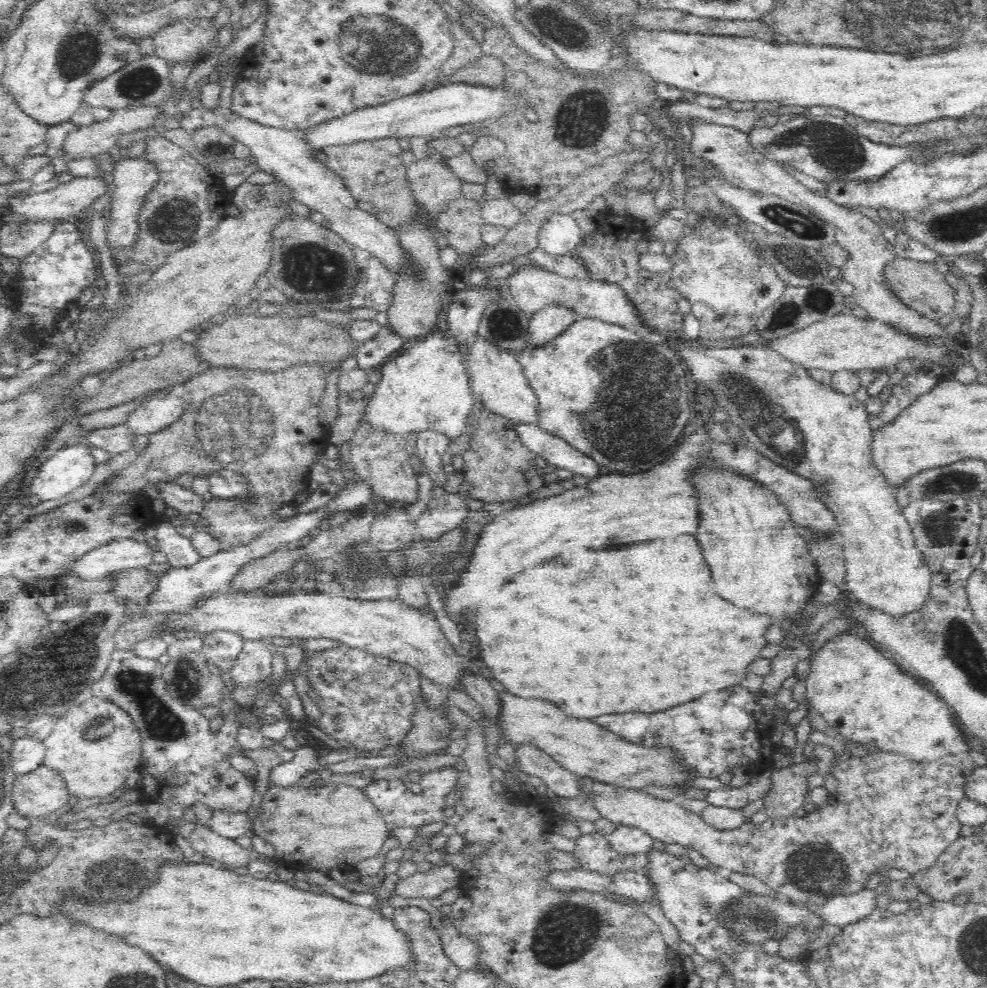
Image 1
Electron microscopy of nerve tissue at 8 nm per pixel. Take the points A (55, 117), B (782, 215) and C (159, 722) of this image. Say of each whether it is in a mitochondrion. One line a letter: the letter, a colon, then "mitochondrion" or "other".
A: other
B: mitochondrion
C: mitochondrion

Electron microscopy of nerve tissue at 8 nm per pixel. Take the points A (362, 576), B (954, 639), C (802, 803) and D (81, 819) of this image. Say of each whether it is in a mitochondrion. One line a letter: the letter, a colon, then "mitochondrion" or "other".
A: mitochondrion
B: mitochondrion
C: other
D: other

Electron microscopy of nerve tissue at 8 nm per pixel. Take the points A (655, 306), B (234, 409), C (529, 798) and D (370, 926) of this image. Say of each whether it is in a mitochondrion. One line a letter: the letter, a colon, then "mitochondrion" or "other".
A: other
B: mitochondrion
C: other
D: other

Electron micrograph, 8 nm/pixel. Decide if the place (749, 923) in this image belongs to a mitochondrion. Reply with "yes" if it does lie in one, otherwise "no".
yes

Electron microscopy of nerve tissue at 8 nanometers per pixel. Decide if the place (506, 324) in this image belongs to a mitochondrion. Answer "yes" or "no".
yes

